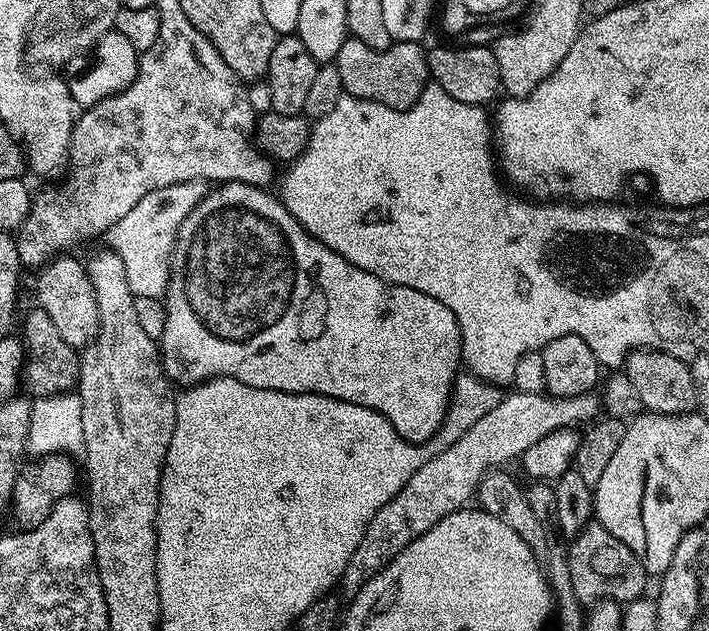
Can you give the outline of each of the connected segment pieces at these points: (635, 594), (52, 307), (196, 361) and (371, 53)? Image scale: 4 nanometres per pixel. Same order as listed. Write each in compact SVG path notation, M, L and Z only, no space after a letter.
M593 522L584 527L570 544L568 550L568 561L570 562L570 578L574 582L574 592L578 594L581 604L591 606L603 600L614 600L623 606L631 600L641 599L650 583L647 570L642 562L606 526L599 522Z
M61 254L39 269L35 303L46 310L46 314L50 314L58 334L62 334L62 339L71 348L83 350L100 331L100 319L98 302L94 298L94 286L88 277L87 267L81 261L79 264L74 257L72 254Z
M229 180L227 182L217 183L213 188L216 188L213 192L212 189L205 191L203 198L194 206L194 210L190 210L190 214L182 222L182 226L178 231L176 231L176 244L172 247L172 263L168 273L168 286L166 295L162 300L164 313L166 314L166 326L162 330L158 341L158 347L162 353L164 373L168 375L169 380L180 386L191 386L194 384L201 384L203 380L213 380L216 376L229 376L238 382L246 382L246 386L254 386L262 390L297 392L298 394L313 392L319 396L338 398L346 402L354 402L358 406L366 406L370 410L378 410L378 414L385 416L394 426L394 430L398 430L398 434L406 442L410 442L411 444L427 444L442 426L444 416L448 412L448 405L452 402L452 384L456 381L457 375L462 368L462 357L460 354L460 323L458 322L458 318L454 318L454 314L450 310L446 310L446 306L442 306L442 302L438 302L438 298L430 298L430 294L422 294L422 290L410 290L410 286L387 284L385 280L378 279L374 274L370 274L366 270L348 264L346 258L342 258L337 252L330 250L325 244L314 239L314 237L296 221L294 214L290 214L290 210L286 210L284 203L273 195L273 193L271 196L268 190L265 190L263 187L254 184L243 184L237 180Z
M349 36L338 50L335 66L342 77L345 93L359 100L378 102L387 108L412 108L420 100L422 90L428 83L428 53L419 43L411 40L394 42L386 50L370 50L366 42Z

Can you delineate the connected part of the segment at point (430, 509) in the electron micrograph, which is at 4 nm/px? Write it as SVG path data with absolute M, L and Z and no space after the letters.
M517 390L510 392L498 402L498 406L494 406L494 410L478 418L478 422L474 422L474 426L454 442L454 446L431 456L414 478L410 478L410 482L406 482L406 486L402 486L402 490L398 490L398 494L394 494L394 498L374 514L370 526L366 526L362 542L358 542L358 550L354 550L344 571L342 588L348 594L359 592L367 580L377 576L405 546L426 534L426 530L446 518L446 514L454 514L465 507L477 495L481 480L499 469L499 464L515 456L516 459L523 457L534 442L542 442L542 438L554 434L559 428L579 429L580 424L591 425L602 412L602 400L595 391L563 398Z

